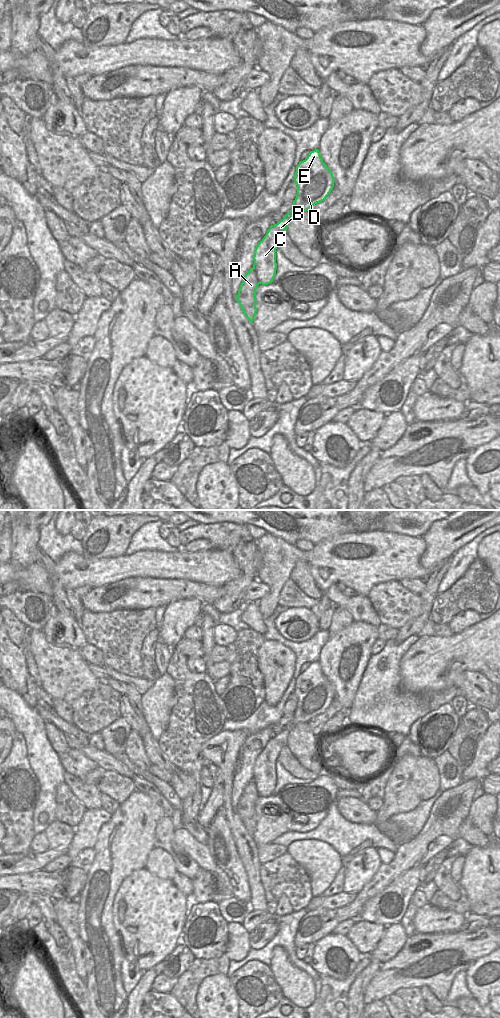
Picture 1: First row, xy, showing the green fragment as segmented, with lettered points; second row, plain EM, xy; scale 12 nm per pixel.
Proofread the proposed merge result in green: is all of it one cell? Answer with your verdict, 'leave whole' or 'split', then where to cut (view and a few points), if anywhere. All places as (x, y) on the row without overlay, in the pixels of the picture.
split; cut xy (252, 780), (259, 795)

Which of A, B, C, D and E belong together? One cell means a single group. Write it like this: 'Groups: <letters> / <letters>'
Groups: A / B C D E

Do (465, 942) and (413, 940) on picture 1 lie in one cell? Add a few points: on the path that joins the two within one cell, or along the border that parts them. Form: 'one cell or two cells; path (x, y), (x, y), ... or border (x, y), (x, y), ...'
one cell; path (452, 942), (438, 942), (426, 937)

